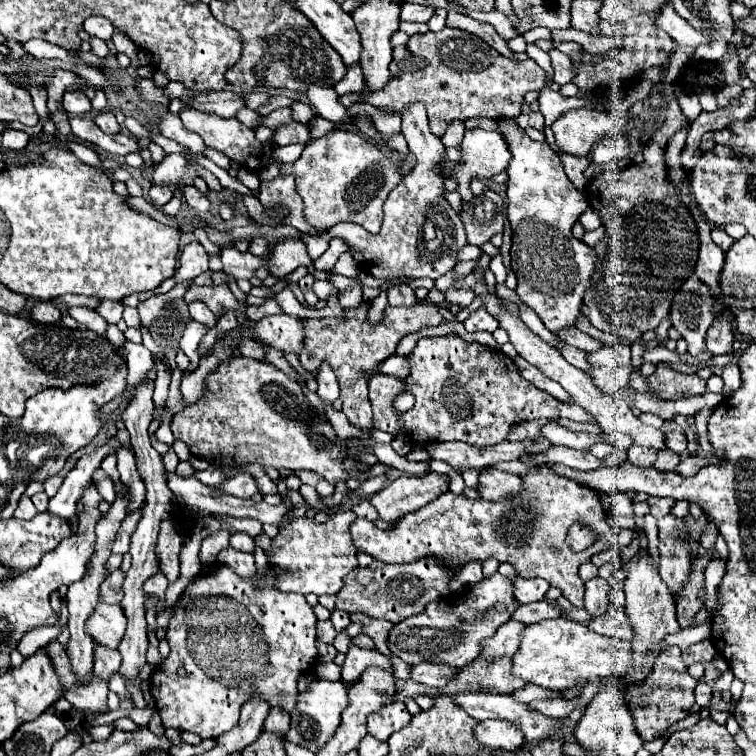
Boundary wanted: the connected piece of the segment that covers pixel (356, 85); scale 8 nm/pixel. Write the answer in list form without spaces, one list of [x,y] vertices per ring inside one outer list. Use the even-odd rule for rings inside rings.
[[[354,65],[354,69],[348,69],[348,73],[344,75],[344,79],[334,85],[336,93],[342,97],[346,93],[360,93],[362,91],[362,71],[360,65]]]

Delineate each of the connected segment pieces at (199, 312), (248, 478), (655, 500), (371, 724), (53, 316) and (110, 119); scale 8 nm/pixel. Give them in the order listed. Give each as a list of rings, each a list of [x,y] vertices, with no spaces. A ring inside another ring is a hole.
[[[194,301],[188,305],[190,309],[190,317],[198,323],[202,323],[206,329],[214,329],[218,323],[218,313],[212,313],[202,301]]]
[[[240,473],[236,475],[234,479],[228,479],[224,485],[220,485],[220,489],[228,495],[236,495],[240,499],[250,499],[252,495],[260,493],[258,485],[256,485],[256,479],[248,473]]]
[[[650,497],[648,499],[648,505],[650,505],[650,515],[654,515],[656,519],[660,519],[666,513],[670,513],[670,509],[674,507],[674,501],[662,499],[662,497]]]
[[[388,703],[382,709],[370,713],[368,717],[368,733],[380,741],[388,741],[388,737],[408,725],[412,715],[408,713],[404,703]]]
[[[40,301],[40,303],[36,303],[34,309],[32,309],[32,317],[34,317],[36,321],[44,323],[44,325],[54,325],[54,323],[60,321],[62,311],[60,311],[54,303],[44,303],[44,301]]]
[[[110,111],[100,113],[94,121],[96,121],[96,125],[98,125],[104,133],[108,133],[108,135],[114,135],[114,133],[118,133],[118,131],[120,131],[120,125],[116,123],[114,113],[110,113]]]

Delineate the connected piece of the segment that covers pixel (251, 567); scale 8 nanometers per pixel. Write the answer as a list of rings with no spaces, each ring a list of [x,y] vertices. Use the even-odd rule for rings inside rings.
[[[232,547],[224,549],[218,555],[218,563],[228,565],[230,569],[234,569],[236,575],[240,575],[242,579],[250,579],[256,575],[256,565],[254,565],[254,555],[250,553],[242,553],[242,551],[234,551]]]

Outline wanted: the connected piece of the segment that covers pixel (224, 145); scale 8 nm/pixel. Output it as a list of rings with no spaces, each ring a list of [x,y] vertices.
[[[184,109],[180,111],[180,119],[184,123],[186,129],[198,133],[202,137],[202,141],[208,145],[208,147],[214,147],[218,149],[220,153],[224,153],[226,157],[230,157],[232,161],[236,161],[238,165],[250,169],[250,171],[260,171],[264,169],[266,165],[272,163],[272,143],[260,143],[256,137],[254,137],[254,131],[246,125],[242,125],[238,119],[222,119],[222,117],[206,117],[204,113],[194,113],[192,109]]]

